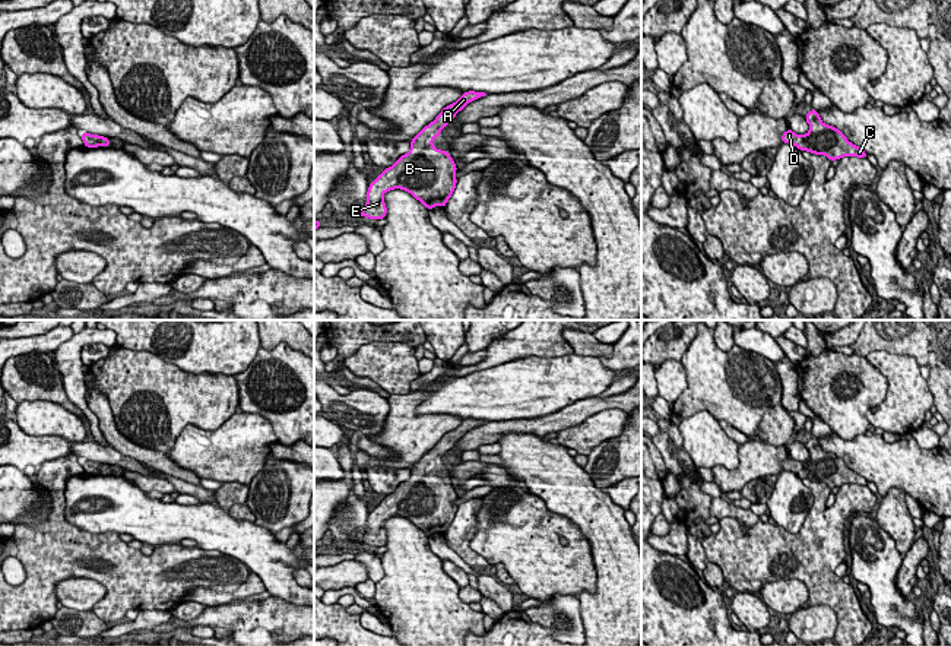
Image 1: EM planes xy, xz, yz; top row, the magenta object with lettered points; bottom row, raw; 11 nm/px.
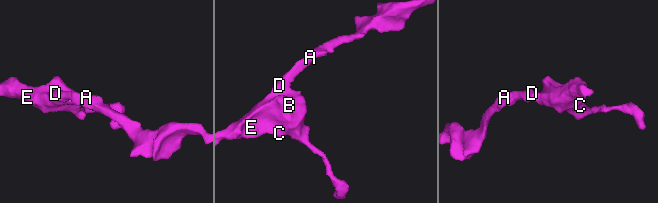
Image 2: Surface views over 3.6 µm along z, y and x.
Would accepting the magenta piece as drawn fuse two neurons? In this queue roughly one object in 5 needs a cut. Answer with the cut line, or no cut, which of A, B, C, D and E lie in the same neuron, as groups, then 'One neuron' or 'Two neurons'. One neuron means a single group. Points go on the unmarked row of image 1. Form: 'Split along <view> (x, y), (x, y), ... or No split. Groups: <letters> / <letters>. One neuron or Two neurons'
No split. Groups: A B C D E. One neuron

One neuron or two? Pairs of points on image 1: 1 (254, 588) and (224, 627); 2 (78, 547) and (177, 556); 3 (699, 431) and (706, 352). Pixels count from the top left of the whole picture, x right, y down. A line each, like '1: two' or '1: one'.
1: two
2: one
3: two

